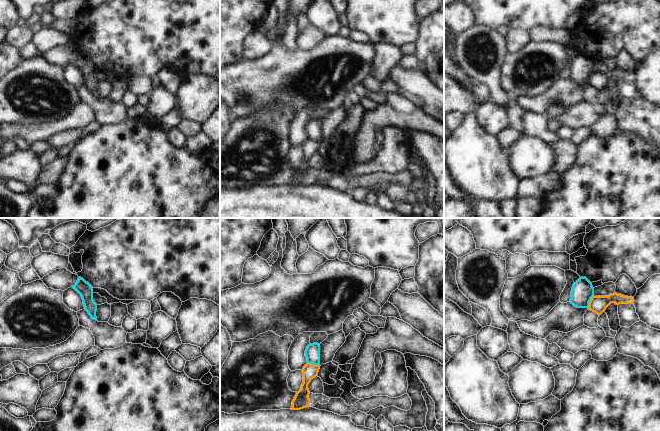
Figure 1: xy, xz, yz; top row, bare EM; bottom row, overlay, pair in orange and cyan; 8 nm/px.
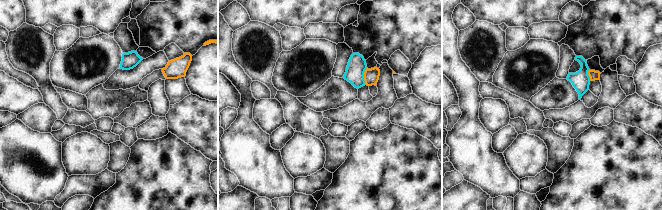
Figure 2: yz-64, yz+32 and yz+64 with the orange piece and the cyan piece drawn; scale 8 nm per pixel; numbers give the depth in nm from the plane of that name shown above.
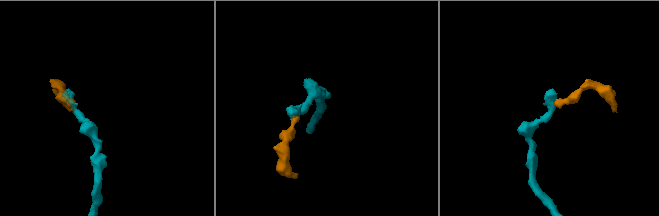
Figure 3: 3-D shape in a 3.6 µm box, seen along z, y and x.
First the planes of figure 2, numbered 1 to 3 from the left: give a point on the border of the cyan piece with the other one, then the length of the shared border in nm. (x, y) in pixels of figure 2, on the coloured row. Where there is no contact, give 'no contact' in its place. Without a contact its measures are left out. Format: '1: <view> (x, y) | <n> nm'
1: no contact
2: yz+32 (364, 76) | 140 nm
3: yz+64 (588, 74) | 100 nm

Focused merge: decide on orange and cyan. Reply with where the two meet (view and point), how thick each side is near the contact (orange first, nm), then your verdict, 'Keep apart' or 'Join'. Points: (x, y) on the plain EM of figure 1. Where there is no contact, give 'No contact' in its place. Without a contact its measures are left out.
Touches orange at xz (313, 140). Thickness 120 nm (orange) against 120 nm. Keep apart.

